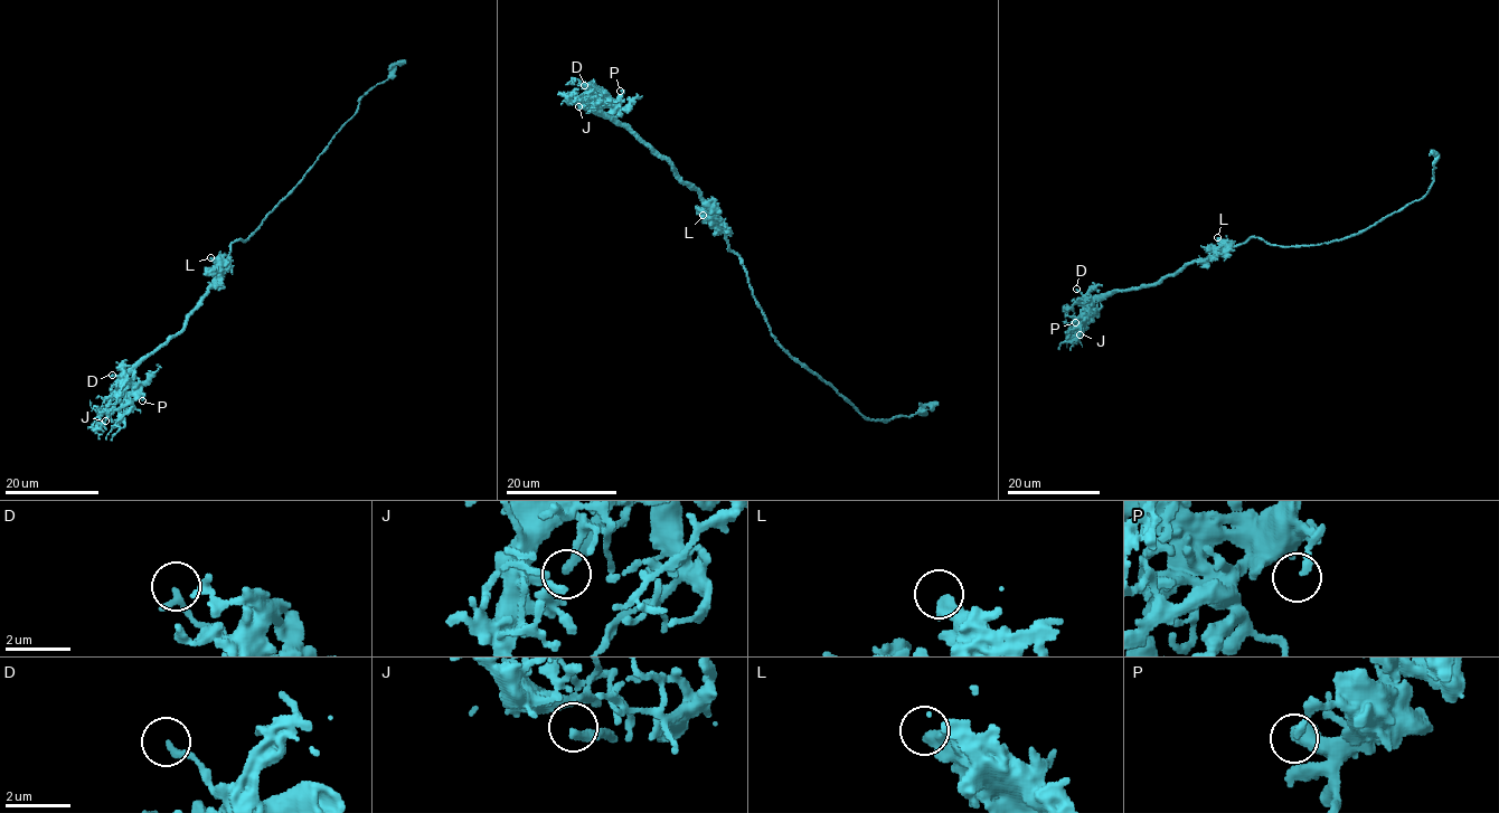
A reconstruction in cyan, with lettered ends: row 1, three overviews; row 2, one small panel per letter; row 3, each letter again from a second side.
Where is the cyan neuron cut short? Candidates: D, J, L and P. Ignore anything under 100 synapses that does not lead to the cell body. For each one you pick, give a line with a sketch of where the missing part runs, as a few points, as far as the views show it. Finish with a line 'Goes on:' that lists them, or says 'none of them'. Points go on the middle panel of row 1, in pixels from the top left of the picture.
Goes on: J

